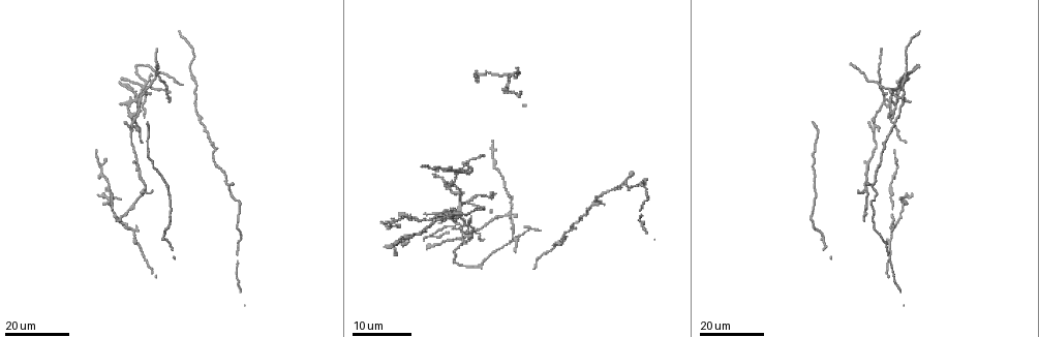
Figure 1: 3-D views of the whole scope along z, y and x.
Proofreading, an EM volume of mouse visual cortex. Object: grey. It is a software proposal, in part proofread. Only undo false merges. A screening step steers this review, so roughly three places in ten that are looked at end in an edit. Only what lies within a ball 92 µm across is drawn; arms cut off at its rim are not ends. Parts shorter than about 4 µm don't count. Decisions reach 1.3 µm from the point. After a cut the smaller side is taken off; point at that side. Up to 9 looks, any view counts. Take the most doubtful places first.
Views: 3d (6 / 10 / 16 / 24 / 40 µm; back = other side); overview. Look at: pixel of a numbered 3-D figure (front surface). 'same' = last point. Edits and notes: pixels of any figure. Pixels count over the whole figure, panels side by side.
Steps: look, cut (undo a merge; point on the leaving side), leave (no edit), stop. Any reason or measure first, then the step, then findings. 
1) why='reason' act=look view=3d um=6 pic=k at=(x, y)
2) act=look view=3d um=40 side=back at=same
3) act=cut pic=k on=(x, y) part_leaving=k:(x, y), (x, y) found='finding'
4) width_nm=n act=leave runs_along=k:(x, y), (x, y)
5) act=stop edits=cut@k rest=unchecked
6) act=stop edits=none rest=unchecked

why='branch point' act=look view=3d um=16 pic=1 at=(863, 190)

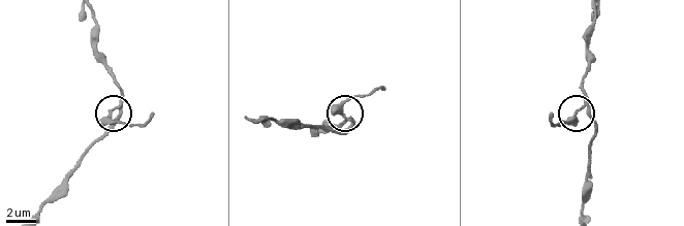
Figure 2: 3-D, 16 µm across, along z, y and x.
act=look view=3d um=10 pic=2 at=(585, 108)

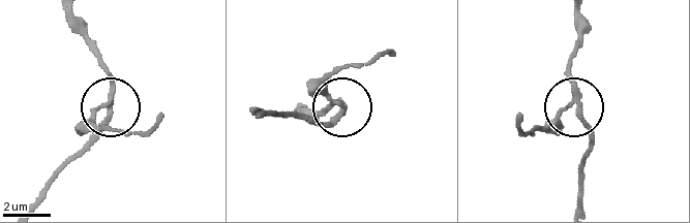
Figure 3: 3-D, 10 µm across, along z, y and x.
arms=3 act=cut pic=3 on=(327, 88) found='two neurons meet here'

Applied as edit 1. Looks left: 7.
act=look view=overview

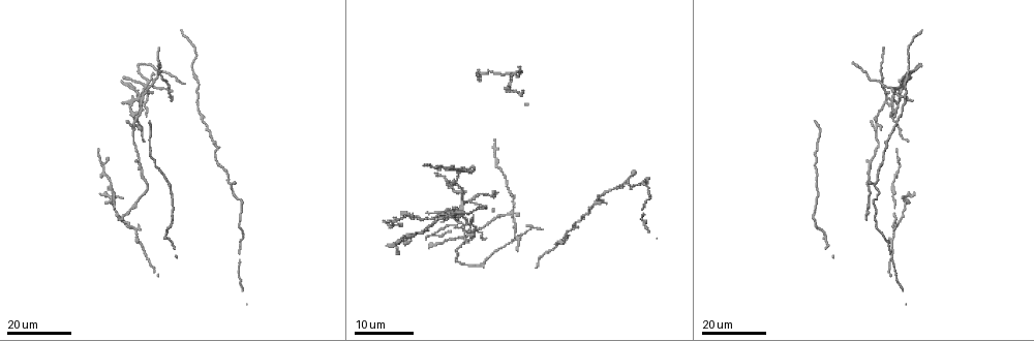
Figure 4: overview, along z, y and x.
why='two arms at a narrow angle' act=look view=3d um=24 pic=4 at=(132, 229)

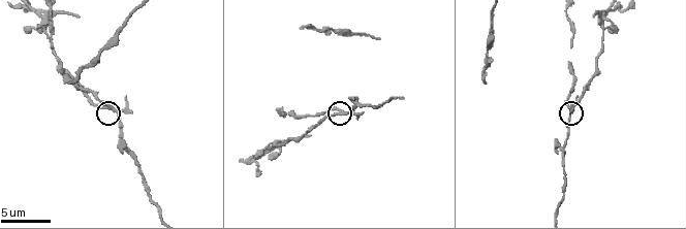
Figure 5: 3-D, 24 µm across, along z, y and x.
act=look view=3d um=6 pic=5 at=(569, 106)

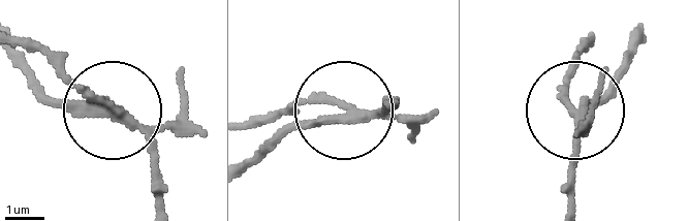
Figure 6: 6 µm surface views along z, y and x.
act=look view=3d um=6 side=back pic=6 at=(350, 117)

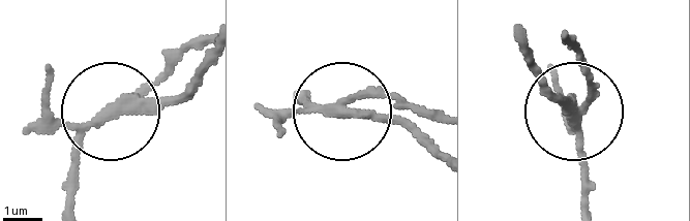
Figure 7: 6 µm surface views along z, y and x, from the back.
width_nm=230 act=cut pic=7 on=(42, 99) part_leaving=7:(103, 116), (159, 109), (205, 57) found='two neurons meet here'

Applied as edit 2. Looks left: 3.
why='two arms at a narrow angle' act=look view=3d um=24 pic=4 at=(876, 115)

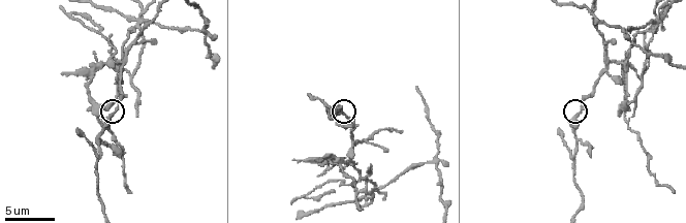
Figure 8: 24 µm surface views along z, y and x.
why='zoom in' act=look view=3d um=6 pic=8 at=(112, 117)

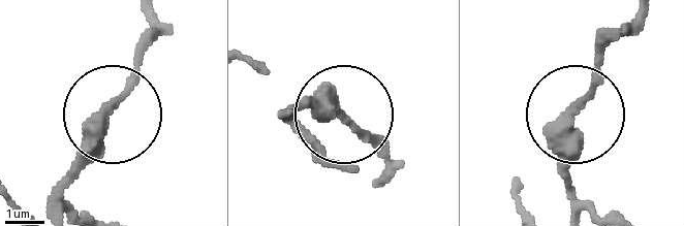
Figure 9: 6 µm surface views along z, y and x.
act=leave runs_along=9:(378, 179), (381, 158), (355, 119), (339, 109), (280, 109) found='continuous, no second neuron'

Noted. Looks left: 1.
why='sudden change in width' act=look view=3d um=10 pic=8 at=(97, 193)

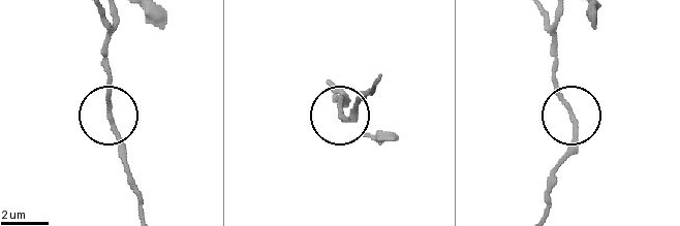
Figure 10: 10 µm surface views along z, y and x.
act=leave runs_along=10:(115, 19), (109, 114), (130, 176) found='all the same neuron'

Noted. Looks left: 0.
act=stop edits=cut@3,cut@7 rest=unchecked

